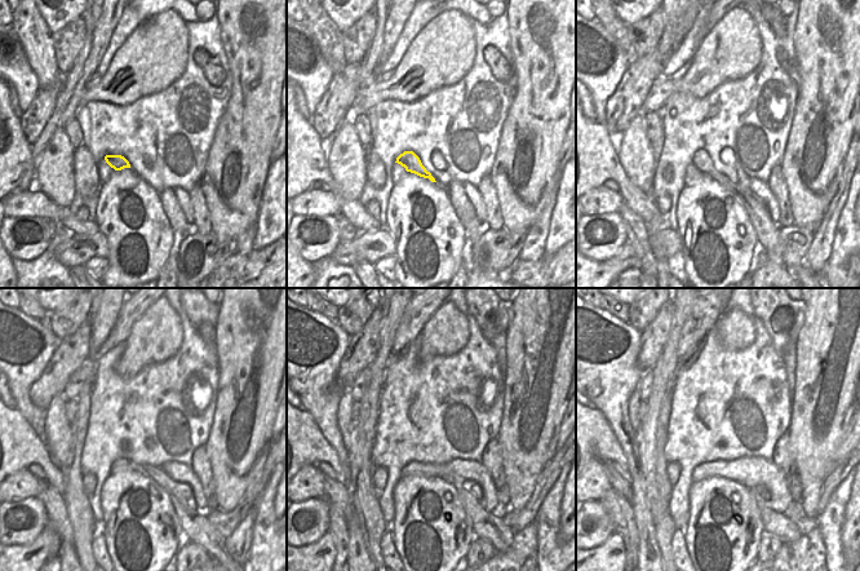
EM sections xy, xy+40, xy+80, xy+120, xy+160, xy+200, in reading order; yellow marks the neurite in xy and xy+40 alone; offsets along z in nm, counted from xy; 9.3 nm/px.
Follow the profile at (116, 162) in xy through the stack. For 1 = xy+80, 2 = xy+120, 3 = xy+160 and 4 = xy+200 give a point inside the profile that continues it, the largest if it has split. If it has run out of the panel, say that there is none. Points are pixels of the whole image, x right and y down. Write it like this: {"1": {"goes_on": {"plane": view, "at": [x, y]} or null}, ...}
{"1": {"goes_on": {"plane": "xy+80", "at": [767, 231]}}, "2": {"goes_on": {"plane": "xy+120", "at": [196, 526]}}, "3": {"goes_on": {"plane": "xy+160", "at": [487, 526]}}, "4": {"goes_on": {"plane": "xy+200", "at": [778, 523]}}}

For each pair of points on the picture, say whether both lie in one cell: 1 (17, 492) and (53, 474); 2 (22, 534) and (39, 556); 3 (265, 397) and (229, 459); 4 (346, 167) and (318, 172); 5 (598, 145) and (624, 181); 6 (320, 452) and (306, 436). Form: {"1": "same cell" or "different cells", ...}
{"1": "different cells", "2": "different cells", "3": "same cell", "4": "different cells", "5": "same cell", "6": "same cell"}

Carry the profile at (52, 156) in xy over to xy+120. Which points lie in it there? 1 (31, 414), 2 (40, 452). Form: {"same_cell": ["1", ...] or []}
{"same_cell": []}

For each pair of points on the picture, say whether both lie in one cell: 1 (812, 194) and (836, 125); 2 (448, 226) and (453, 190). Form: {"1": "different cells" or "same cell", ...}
{"1": "same cell", "2": "different cells"}

